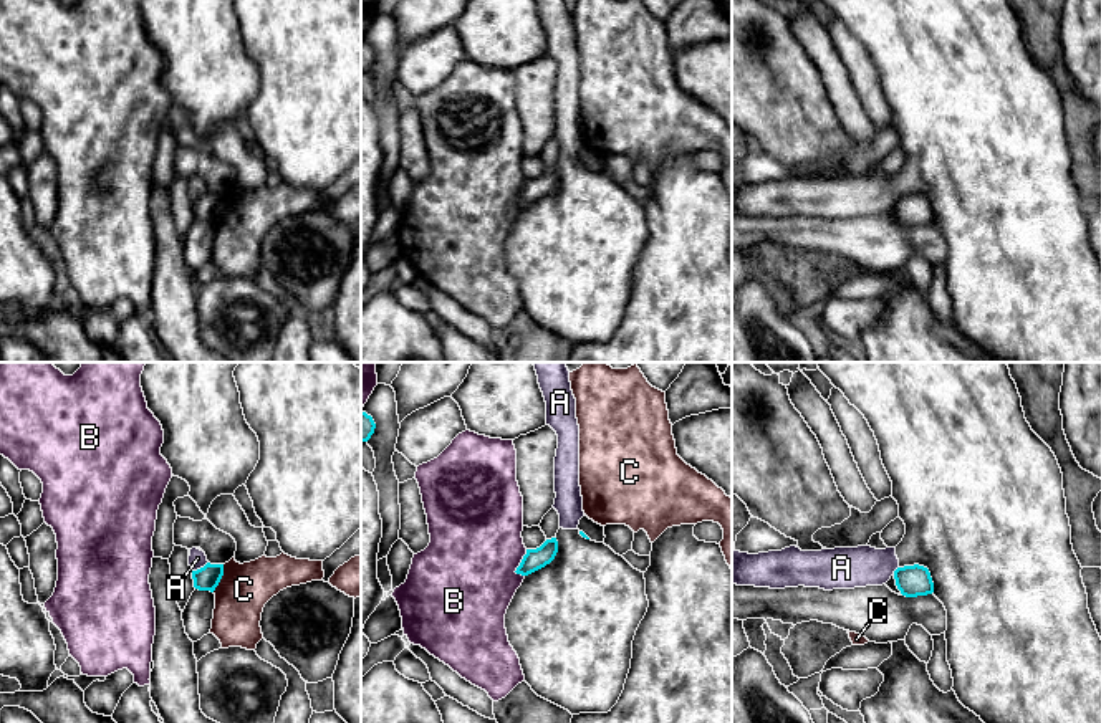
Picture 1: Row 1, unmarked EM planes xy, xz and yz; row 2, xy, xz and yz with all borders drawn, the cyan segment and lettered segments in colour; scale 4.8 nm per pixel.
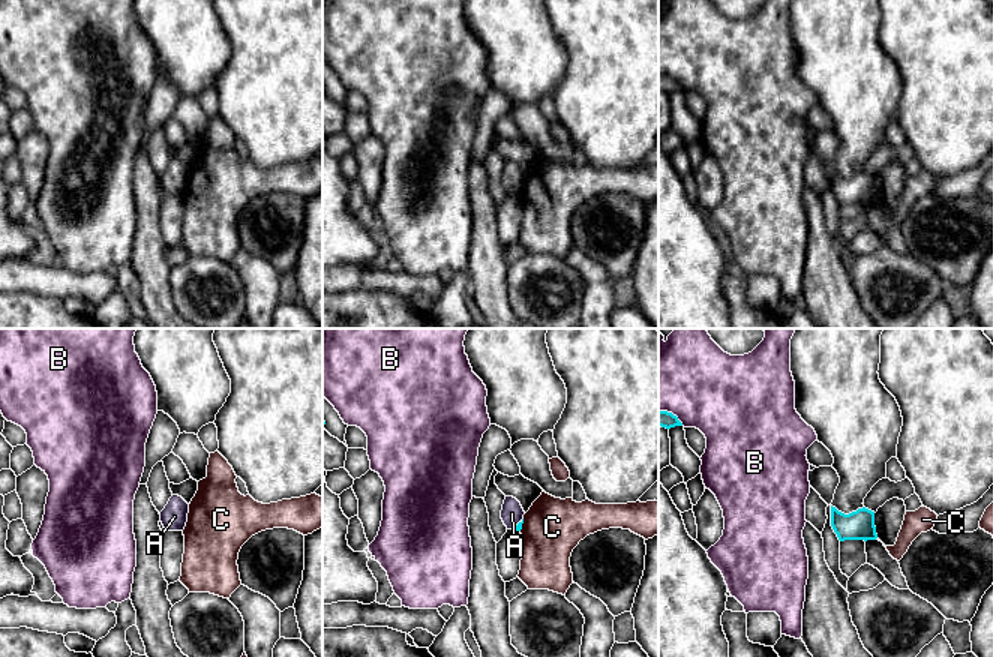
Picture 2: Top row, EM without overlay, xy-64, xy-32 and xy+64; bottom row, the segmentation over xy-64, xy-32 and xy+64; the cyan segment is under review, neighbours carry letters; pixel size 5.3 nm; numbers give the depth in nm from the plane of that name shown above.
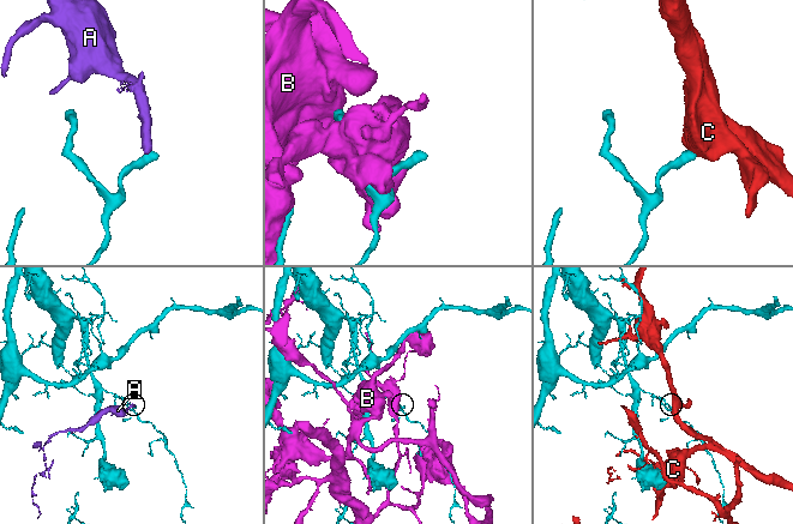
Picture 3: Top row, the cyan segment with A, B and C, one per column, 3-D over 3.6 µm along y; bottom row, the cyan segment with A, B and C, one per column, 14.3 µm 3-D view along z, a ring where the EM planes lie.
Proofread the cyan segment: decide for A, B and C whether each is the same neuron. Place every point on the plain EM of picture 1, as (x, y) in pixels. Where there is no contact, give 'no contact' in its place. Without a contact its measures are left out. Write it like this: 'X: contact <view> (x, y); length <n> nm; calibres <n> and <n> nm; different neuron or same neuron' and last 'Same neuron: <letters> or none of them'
A: contact xy (201, 197); length 90 nm; calibres 120 and 90 nm; different neuron
B: contact xz (520, 194); length 140 nm; calibres 100 and 460 nm; different neuron
C: contact xy (221, 207); length 150 nm; calibres 120 and 260 nm; different neuron
Same neuron: none of them

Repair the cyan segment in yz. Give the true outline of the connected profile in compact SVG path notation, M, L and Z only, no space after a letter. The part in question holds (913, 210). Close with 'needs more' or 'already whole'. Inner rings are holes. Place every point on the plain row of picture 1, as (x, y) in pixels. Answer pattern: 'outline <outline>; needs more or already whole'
outline M914 194L894 200L896 215L906 227L927 225L934 222L934 212L927 197Z; already whole

